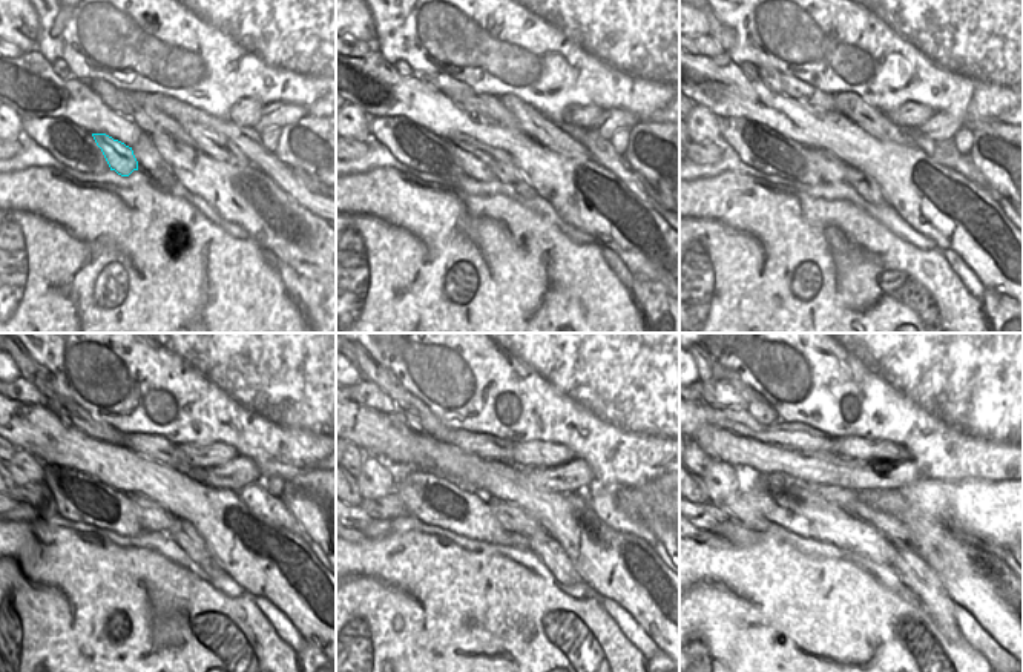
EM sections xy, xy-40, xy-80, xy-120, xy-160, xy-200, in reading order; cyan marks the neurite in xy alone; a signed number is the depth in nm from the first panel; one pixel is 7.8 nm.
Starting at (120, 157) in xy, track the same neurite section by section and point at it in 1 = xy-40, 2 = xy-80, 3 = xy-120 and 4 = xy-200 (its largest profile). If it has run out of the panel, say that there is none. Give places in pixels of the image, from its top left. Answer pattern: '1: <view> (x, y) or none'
1: xy-40 (474, 163)
2: xy-80 (832, 169)
3: xy-120 (154, 517)
4: xy-200 (888, 525)

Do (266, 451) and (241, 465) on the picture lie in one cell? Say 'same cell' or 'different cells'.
different cells

